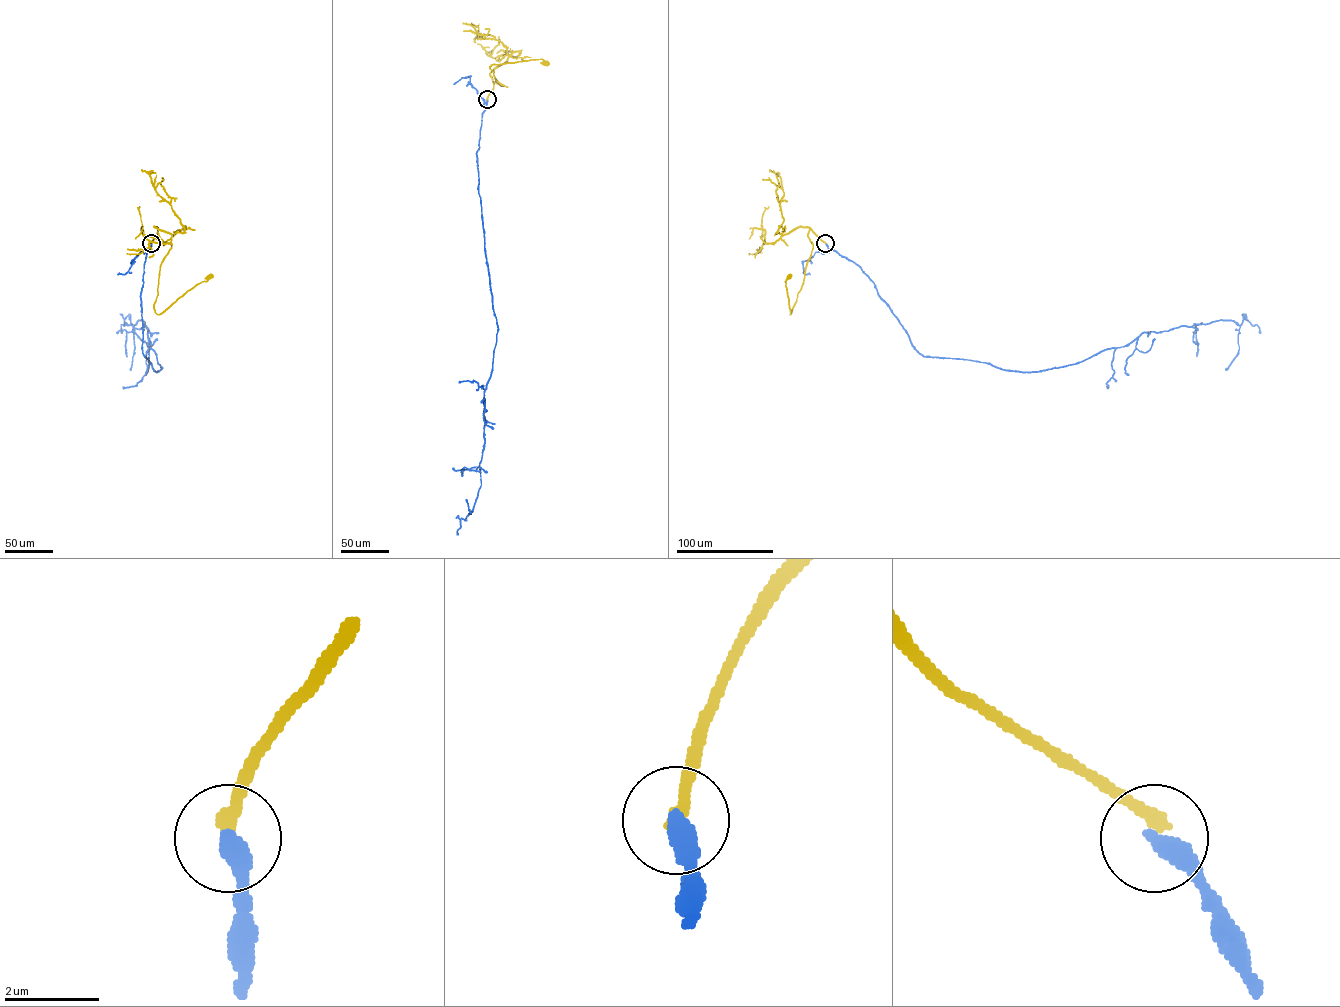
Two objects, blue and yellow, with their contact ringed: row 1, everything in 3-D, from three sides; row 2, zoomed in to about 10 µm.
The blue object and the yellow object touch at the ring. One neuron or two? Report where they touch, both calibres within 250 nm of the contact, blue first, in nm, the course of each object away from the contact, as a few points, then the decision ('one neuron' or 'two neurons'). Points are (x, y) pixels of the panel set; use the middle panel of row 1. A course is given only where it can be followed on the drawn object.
(487, 99) | 460/300 nm | blue via (487, 99), (476, 152), (478, 193), (498, 331), (492, 370), (484, 392), (481, 485), (469, 514), (466, 499) | yellow via (487, 99), (495, 81), (507, 87), (494, 78), (490, 68), (492, 64), (539, 59), (546, 63) | two neurons

